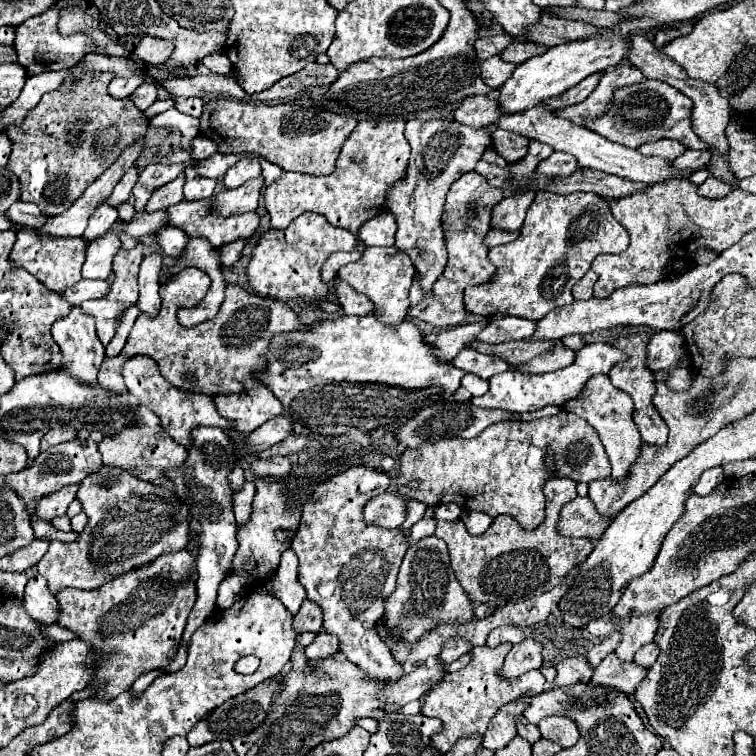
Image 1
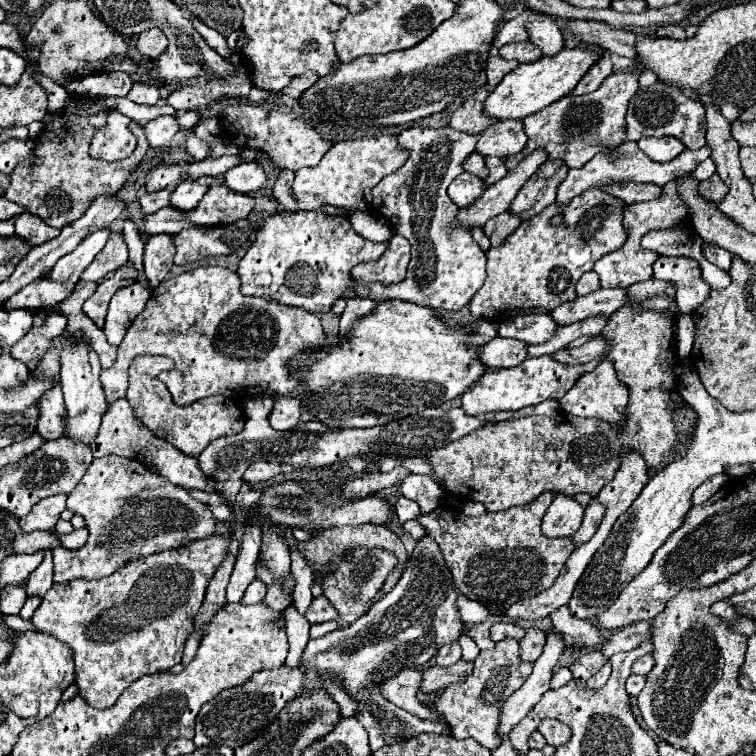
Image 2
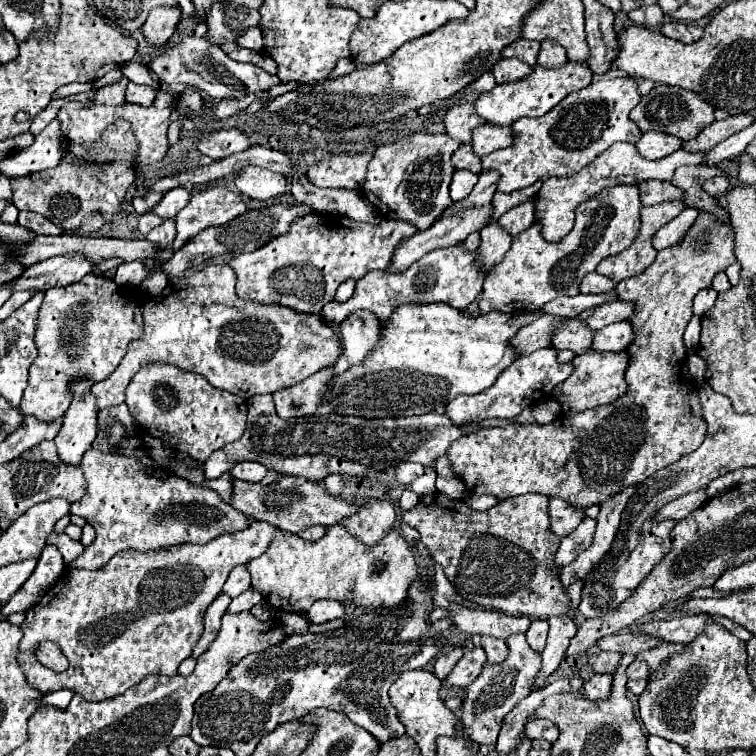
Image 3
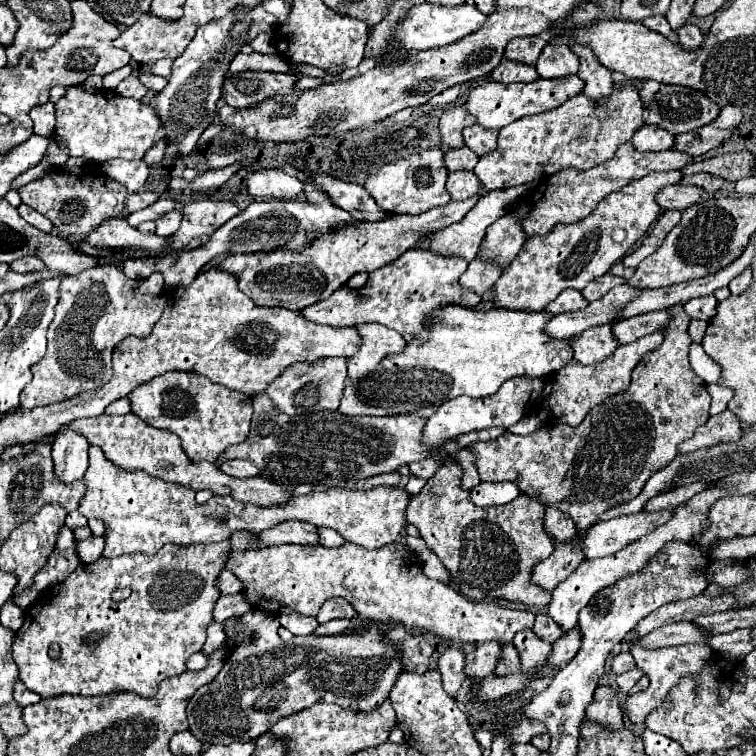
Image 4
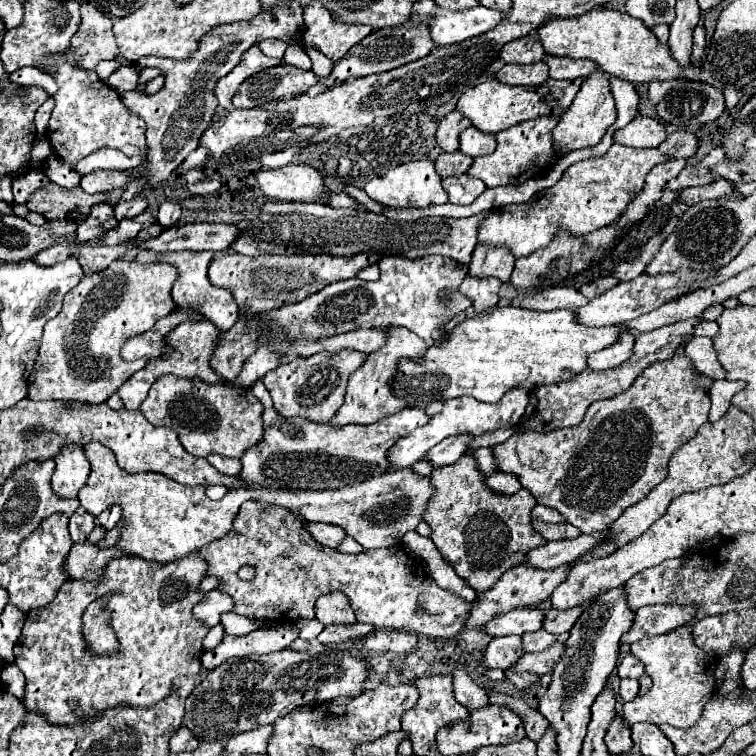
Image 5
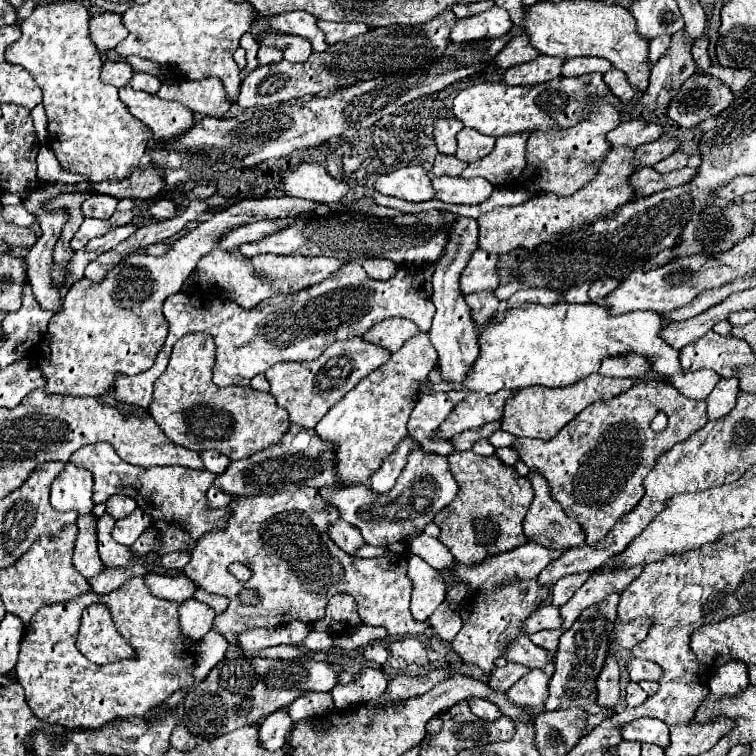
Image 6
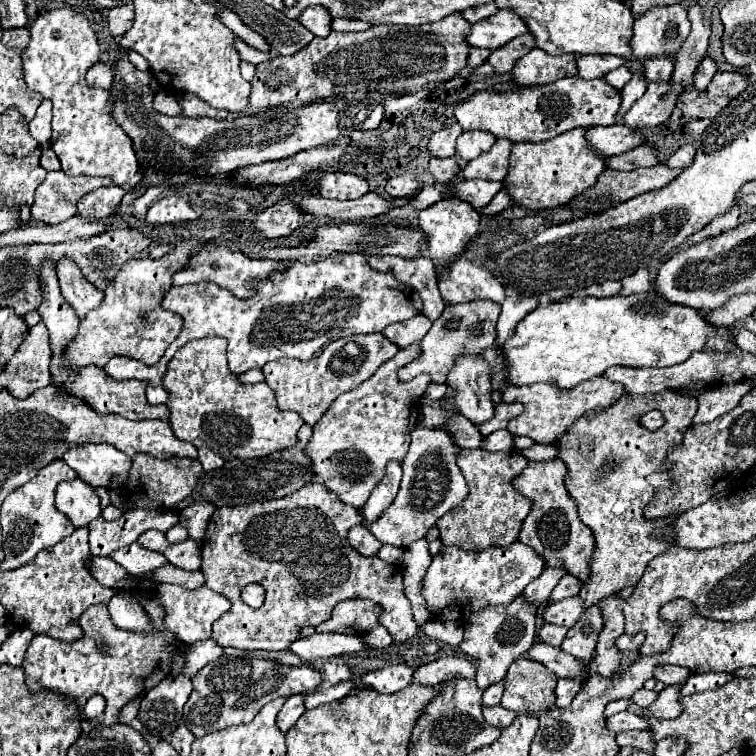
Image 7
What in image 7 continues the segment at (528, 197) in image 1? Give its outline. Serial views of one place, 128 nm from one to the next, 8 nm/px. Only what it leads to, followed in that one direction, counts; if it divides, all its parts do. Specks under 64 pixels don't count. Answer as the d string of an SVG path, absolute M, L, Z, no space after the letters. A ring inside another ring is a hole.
M472 300L472 302L466 302L466 304L456 304L456 306L448 306L446 312L442 314L440 320L436 320L430 328L430 332L422 338L422 354L420 358L416 358L414 362L410 362L408 366L400 368L398 370L398 378L402 382L408 382L412 380L414 376L426 372L432 376L432 382L438 382L438 384L444 384L446 382L446 376L448 376L448 370L454 366L454 360L456 356L460 356L462 352L468 352L468 354L480 354L484 352L486 348L494 346L496 342L496 320L498 320L498 314L500 314L500 304L496 302L490 302L490 300ZM444 322L456 322L458 328L456 330L446 330L442 324Z

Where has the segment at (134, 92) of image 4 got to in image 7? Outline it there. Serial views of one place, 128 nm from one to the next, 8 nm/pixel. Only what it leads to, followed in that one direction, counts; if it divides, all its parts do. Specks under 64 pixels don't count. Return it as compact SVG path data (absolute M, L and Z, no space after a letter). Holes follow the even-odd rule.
M98 62L94 64L88 74L86 74L86 82L90 86L98 86L98 88L106 88L110 90L114 84L114 66L110 62Z

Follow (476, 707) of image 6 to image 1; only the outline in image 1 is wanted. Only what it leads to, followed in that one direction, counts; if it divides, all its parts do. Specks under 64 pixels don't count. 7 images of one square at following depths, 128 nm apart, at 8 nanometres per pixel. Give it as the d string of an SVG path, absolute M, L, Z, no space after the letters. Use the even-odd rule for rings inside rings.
M454 636L454 638L448 638L446 642L444 642L444 646L442 646L442 652L440 652L440 660L444 662L444 664L450 664L450 662L454 662L456 658L460 658L462 654L466 654L466 652L470 652L470 644L468 644L468 640L464 640L462 636Z

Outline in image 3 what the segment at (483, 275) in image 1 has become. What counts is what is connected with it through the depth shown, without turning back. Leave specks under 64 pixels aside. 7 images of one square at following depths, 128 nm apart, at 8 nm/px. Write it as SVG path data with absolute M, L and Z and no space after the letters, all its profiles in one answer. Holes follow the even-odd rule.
M456 170L454 178L452 178L452 184L450 184L450 198L454 202L464 200L472 192L476 182L478 182L478 174L472 174L468 170Z

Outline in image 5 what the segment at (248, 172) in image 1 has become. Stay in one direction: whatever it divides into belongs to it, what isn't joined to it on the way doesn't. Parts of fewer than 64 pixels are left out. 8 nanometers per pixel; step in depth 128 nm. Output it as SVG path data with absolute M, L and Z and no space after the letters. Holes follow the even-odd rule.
M288 164L256 174L258 188L272 200L314 202L324 196L324 178L312 166Z

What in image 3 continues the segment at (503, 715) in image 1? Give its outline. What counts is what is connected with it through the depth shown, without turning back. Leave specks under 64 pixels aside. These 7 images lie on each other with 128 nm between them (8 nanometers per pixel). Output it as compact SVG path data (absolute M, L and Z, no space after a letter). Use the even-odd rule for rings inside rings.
M554 616L548 618L550 630L548 630L548 640L546 640L546 648L542 652L542 668L536 674L534 686L532 690L538 690L544 686L544 682L550 678L552 672L556 672L556 668L562 662L562 656L572 640L572 636L576 634L576 624L570 620L570 616Z

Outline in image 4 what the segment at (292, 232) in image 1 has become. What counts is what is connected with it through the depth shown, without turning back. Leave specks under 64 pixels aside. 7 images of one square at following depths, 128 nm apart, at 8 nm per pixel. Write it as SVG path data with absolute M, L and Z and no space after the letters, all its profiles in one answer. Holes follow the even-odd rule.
M480 194L468 200L450 200L444 206L426 210L418 216L388 216L382 222L362 222L358 226L344 226L316 238L304 250L272 250L248 254L229 254L219 268L230 272L240 282L240 290L256 306L280 306L288 310L304 310L320 300L326 300L332 292L348 282L356 272L374 272L384 264L398 260L406 250L414 248L424 234L446 228L460 222L478 202Z

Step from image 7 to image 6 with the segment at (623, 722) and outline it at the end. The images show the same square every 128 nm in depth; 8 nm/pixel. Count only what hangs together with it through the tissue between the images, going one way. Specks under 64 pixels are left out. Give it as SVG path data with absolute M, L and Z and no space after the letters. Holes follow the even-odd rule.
M640 718L622 728L622 738L666 748L668 746L668 726L654 718Z

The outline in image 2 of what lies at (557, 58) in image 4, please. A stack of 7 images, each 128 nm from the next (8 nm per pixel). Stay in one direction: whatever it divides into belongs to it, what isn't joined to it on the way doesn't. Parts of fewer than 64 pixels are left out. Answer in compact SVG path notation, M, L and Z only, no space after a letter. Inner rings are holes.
M548 16L528 24L528 38L542 50L544 56L554 56L564 48L564 36L560 28Z

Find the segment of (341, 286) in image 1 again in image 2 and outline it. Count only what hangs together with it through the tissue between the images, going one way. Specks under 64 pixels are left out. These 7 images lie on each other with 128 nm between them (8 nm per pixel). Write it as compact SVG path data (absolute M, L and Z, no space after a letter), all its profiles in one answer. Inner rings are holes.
M350 296L346 300L346 308L344 308L344 314L340 316L340 336L344 338L346 332L352 328L352 324L366 316L368 312L372 312L372 308L376 306L374 300L368 300L368 298L360 298L360 296Z

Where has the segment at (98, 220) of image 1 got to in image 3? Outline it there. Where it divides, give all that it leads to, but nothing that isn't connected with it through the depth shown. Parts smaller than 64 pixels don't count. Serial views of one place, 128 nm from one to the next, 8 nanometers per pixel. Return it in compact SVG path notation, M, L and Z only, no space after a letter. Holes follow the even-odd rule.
M80 254L72 256L54 256L44 262L38 262L24 270L22 276L12 280L8 286L12 292L16 290L48 290L48 288L60 288L74 284L82 280L82 276L90 274L94 270L92 260Z

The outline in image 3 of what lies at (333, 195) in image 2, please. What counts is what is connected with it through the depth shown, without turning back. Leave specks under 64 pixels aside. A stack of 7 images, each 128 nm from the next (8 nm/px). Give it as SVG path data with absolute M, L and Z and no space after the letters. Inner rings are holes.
M374 148L356 156L330 156L308 168L308 180L318 188L346 188L360 192L366 180L368 162L372 160Z

